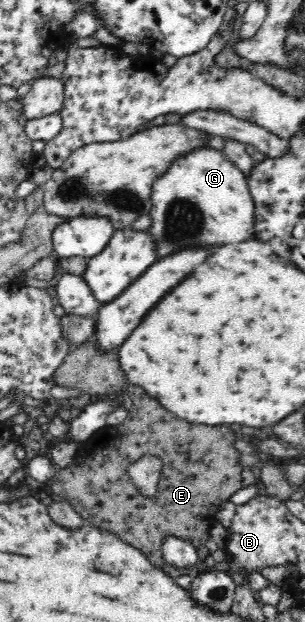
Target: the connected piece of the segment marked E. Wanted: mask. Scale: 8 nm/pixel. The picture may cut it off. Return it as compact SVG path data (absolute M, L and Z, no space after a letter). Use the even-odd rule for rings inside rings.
M128 384L126 392L132 399L132 408L128 411L126 420L117 428L100 428L88 440L81 442L78 456L75 456L67 467L59 468L54 480L50 480L50 484L54 482L51 486L52 492L68 501L87 523L140 549L155 567L164 567L165 558L161 551L164 536L176 536L191 541L198 550L199 559L204 561L209 554L206 542L210 537L212 524L217 521L220 504L229 501L240 489L258 482L255 469L243 468L238 463L240 452L232 445L236 438L228 426L188 424L186 420L172 416L166 408L158 404L158 400L152 400L152 396L148 396L137 384ZM144 455L161 458L164 466L153 496L144 496L128 474L128 467Z

